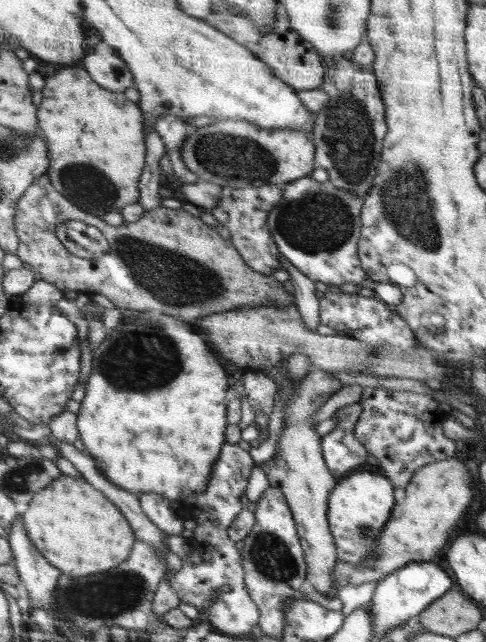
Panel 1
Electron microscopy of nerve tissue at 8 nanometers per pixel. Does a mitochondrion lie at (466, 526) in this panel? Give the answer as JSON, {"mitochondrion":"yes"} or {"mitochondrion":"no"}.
{"mitochondrion":"no"}

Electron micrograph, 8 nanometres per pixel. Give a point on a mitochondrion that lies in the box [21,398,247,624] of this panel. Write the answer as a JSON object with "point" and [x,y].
{"point":[124,591]}

